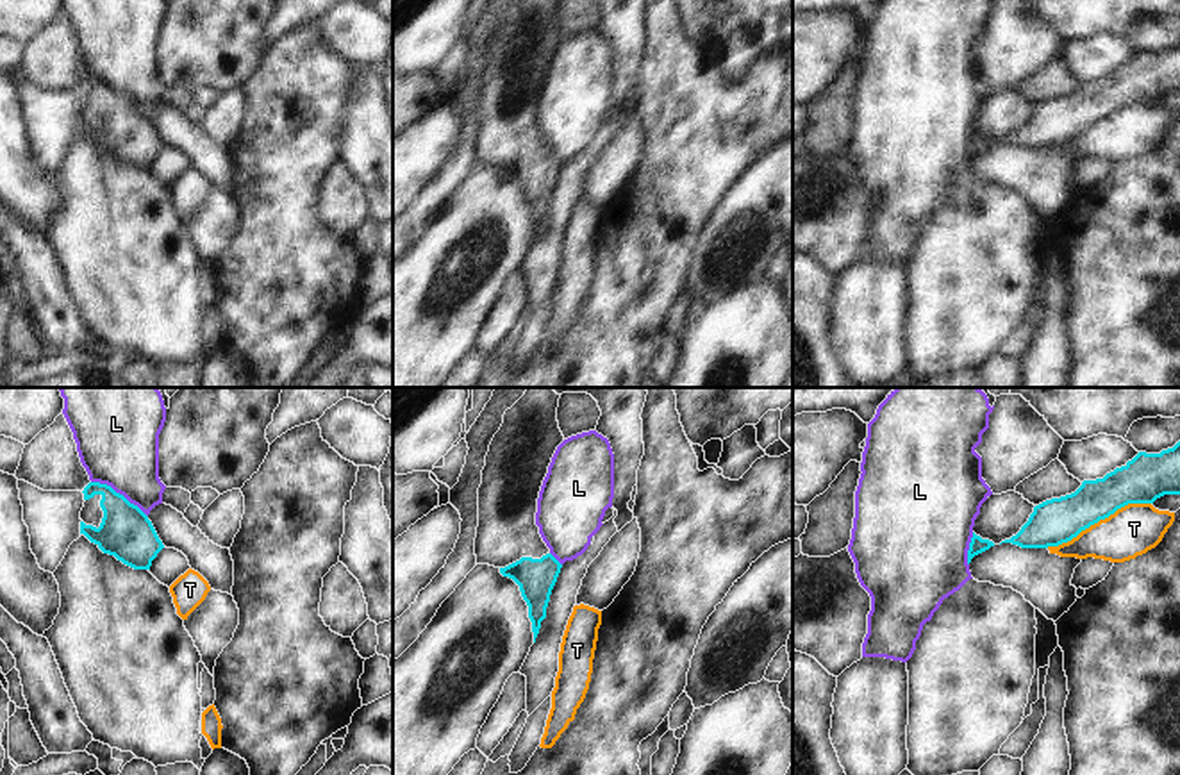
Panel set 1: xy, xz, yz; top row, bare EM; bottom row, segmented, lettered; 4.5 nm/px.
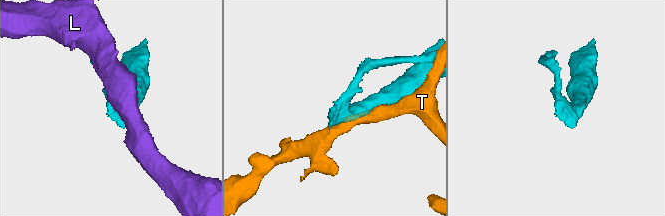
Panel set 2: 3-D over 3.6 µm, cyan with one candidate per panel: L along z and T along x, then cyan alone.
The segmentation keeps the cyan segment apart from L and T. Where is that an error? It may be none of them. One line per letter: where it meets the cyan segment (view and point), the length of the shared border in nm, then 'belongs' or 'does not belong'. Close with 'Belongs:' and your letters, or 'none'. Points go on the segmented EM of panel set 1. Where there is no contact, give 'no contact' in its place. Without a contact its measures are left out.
L: meets cyan in xy at (118, 493); contact 300 nm long; does not belong
T: meets cyan in yz at (1098, 520); contact 500 nm long; does not belong
Belongs: none

